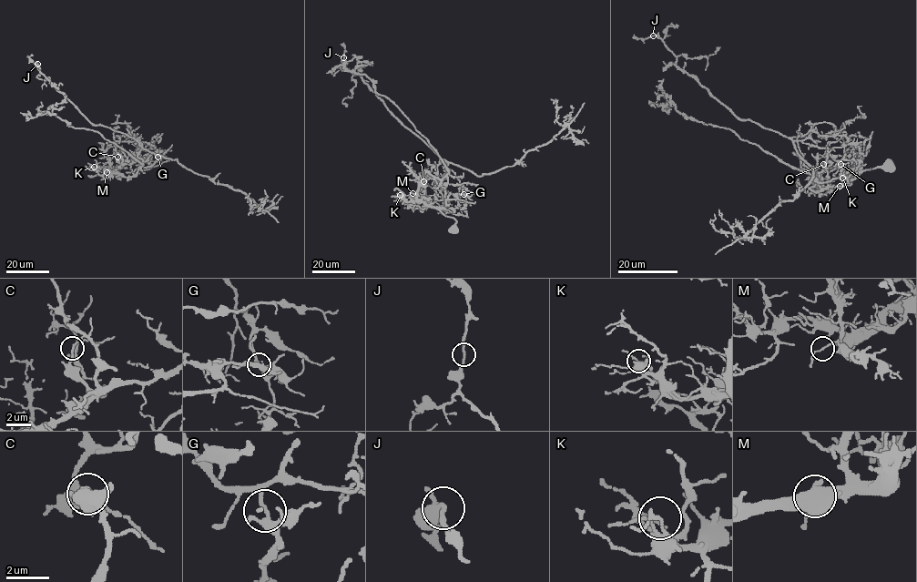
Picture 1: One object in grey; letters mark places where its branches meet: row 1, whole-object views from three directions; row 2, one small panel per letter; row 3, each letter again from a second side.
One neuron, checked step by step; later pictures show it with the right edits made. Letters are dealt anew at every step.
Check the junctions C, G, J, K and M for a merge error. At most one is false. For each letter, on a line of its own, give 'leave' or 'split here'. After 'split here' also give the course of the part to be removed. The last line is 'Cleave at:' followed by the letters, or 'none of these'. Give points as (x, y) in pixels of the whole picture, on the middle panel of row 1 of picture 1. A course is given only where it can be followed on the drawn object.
C: leave
G: split here; course (463, 194), (459, 179), (443, 160), (477, 176), (513, 166), (562, 129), (556, 121), (555, 102)
J: leave
K: leave
M: leave
Cleave at: G

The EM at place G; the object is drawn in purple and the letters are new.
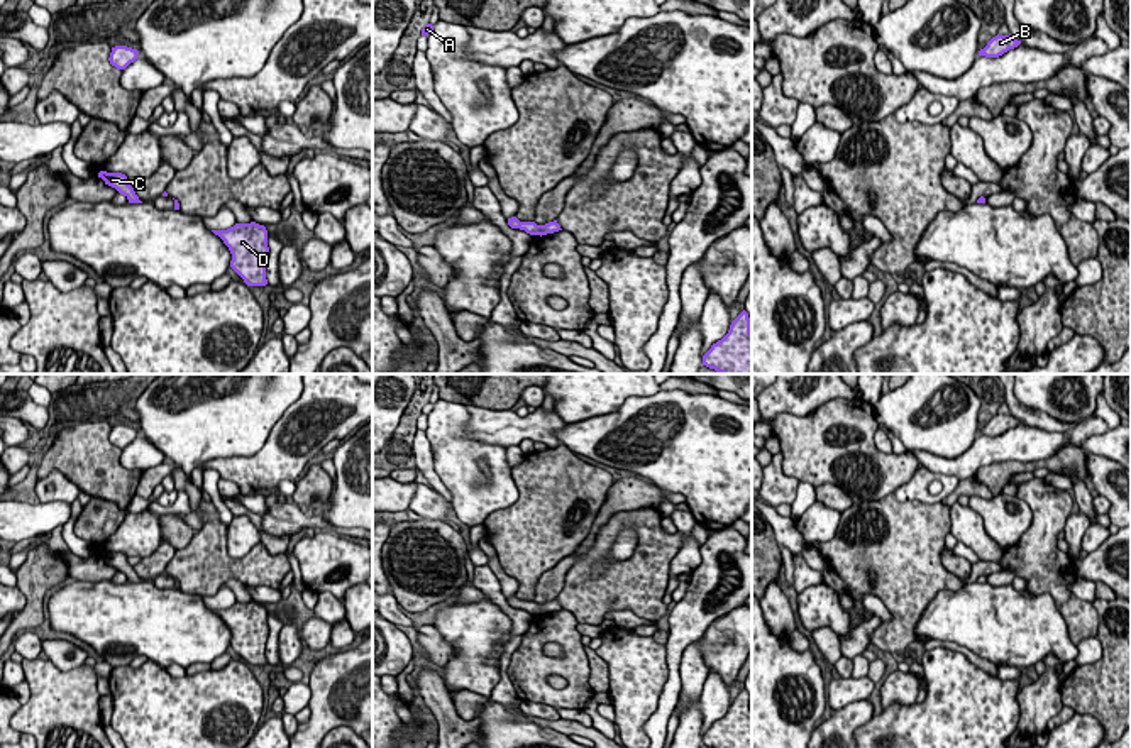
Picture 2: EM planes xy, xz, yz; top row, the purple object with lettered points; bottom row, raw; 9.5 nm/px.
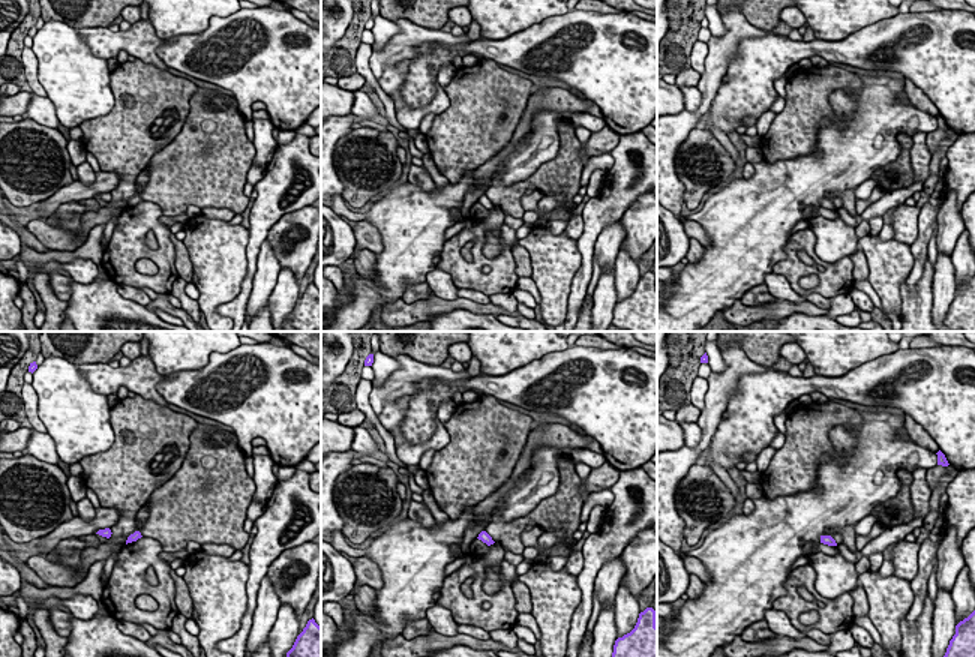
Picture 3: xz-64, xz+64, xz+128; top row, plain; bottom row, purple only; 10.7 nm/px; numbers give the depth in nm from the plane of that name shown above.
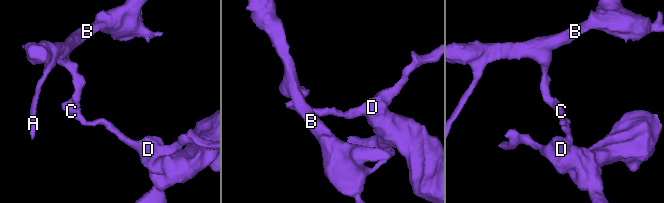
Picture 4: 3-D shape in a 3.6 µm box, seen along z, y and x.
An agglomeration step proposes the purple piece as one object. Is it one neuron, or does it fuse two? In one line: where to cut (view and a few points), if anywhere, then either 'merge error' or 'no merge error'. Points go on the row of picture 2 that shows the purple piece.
xz (518, 220), (515, 227) | merge error

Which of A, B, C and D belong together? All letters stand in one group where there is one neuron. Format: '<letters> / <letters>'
A B C / D

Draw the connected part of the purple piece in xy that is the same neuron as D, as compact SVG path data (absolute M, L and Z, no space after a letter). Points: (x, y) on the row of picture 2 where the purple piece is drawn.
M256 222L235 223L227 230L212 230L232 254L230 267L247 286L266 286L266 264L269 257L268 230Z

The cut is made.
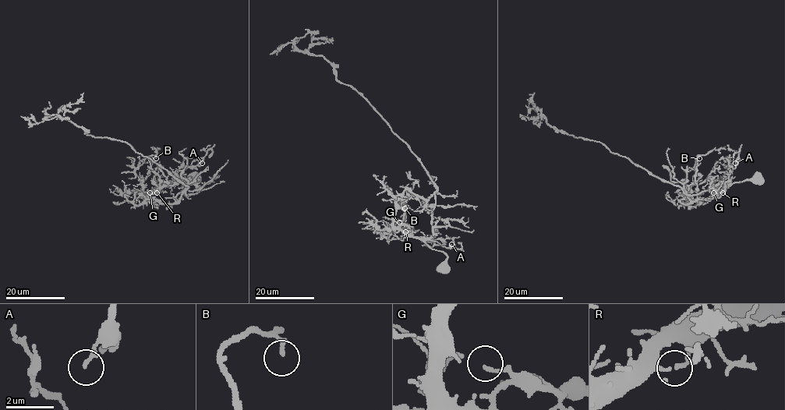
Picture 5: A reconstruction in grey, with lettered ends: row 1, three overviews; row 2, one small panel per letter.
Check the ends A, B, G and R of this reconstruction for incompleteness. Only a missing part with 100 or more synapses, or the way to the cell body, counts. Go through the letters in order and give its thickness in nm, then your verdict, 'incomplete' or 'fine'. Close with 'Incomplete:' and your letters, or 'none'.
A: 190 nm | fine
B: 160 nm | incomplete
G: 130 nm | fine
R: 140 nm | fine
Incomplete: B

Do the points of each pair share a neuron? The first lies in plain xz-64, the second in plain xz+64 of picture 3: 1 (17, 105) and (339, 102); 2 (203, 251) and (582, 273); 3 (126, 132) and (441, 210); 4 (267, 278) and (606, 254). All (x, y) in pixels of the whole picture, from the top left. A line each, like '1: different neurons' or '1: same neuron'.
1: same neuron
2: different neurons
3: different neurons
4: same neuron

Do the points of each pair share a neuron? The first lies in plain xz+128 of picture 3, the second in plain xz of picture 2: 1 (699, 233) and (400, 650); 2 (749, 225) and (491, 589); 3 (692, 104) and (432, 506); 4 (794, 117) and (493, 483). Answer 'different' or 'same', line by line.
1: different
2: different
3: same
4: different

